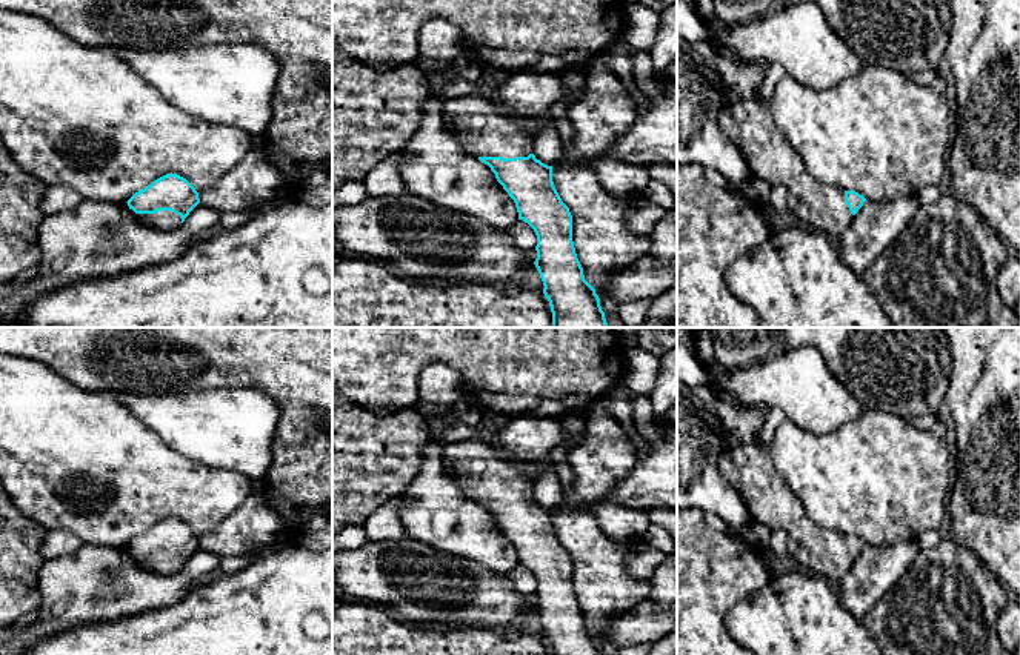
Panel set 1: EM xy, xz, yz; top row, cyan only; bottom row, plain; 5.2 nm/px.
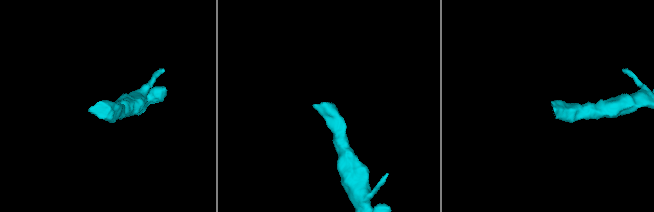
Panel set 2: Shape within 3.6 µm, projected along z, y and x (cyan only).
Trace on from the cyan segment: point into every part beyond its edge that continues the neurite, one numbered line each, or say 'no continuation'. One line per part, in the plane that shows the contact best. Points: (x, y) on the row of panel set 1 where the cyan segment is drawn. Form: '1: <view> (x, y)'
1: xz (476, 122)

